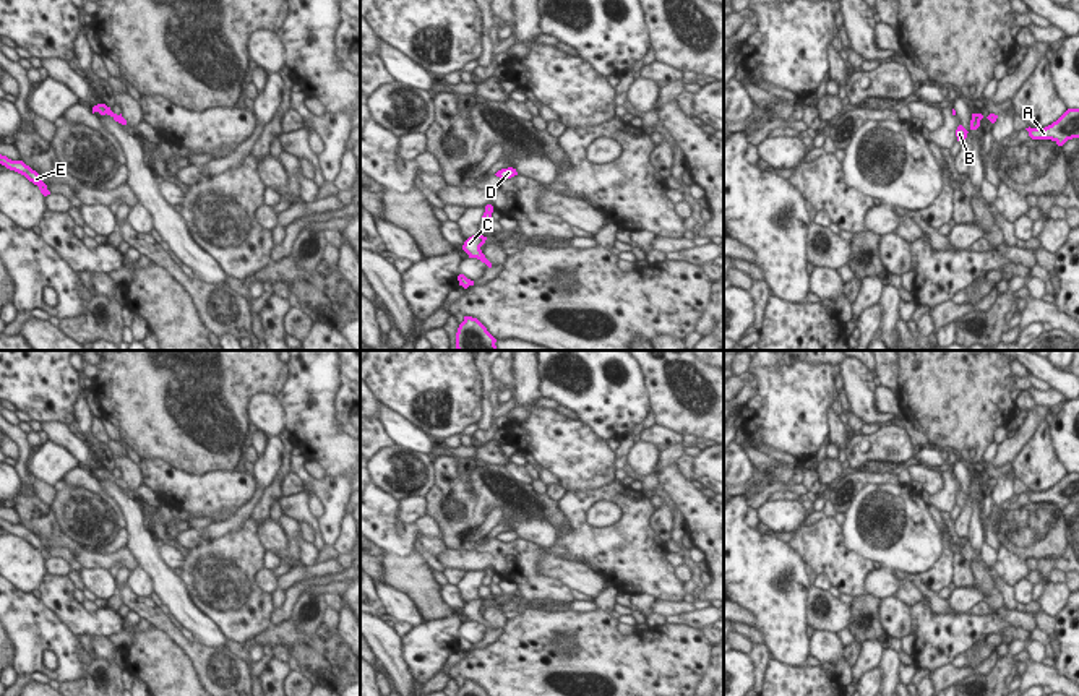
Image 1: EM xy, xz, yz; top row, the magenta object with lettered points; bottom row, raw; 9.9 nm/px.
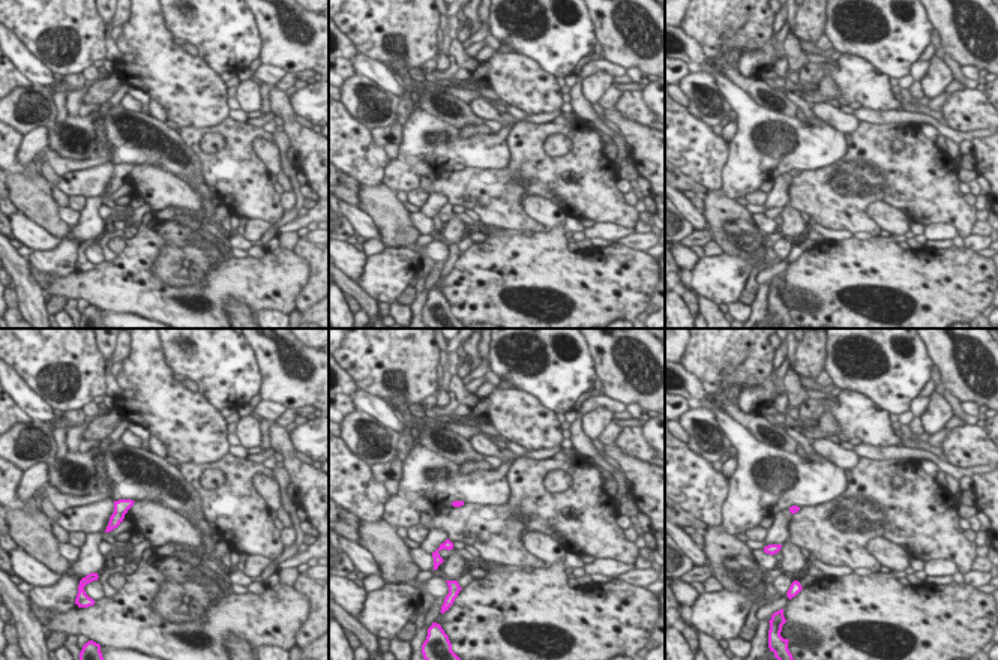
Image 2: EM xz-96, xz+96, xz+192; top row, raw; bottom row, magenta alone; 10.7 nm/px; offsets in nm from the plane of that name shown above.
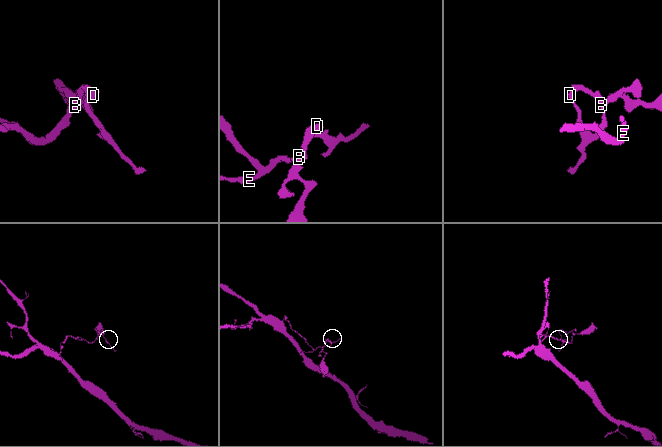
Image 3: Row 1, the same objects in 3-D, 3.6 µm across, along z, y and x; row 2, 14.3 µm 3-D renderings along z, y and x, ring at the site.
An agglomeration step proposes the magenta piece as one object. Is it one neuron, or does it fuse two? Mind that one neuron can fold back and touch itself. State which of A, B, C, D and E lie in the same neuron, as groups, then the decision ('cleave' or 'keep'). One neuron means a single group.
A B C D E | keep

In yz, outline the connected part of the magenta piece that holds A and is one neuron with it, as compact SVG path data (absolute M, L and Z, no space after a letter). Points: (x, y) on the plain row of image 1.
M1068 472L1056 485L1045 492L1025 492L1032 503L1051 503L1063 509L1068 503L1079 501L1079 472Z

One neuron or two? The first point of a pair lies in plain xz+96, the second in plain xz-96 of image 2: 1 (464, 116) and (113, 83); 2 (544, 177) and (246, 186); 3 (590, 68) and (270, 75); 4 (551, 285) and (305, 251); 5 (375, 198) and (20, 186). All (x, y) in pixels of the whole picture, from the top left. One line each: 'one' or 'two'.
1: two
2: one
3: one
4: two
5: one

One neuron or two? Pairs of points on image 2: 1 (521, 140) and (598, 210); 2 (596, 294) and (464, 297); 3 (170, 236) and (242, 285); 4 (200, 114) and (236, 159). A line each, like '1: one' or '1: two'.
1: one
2: one
3: two
4: two

